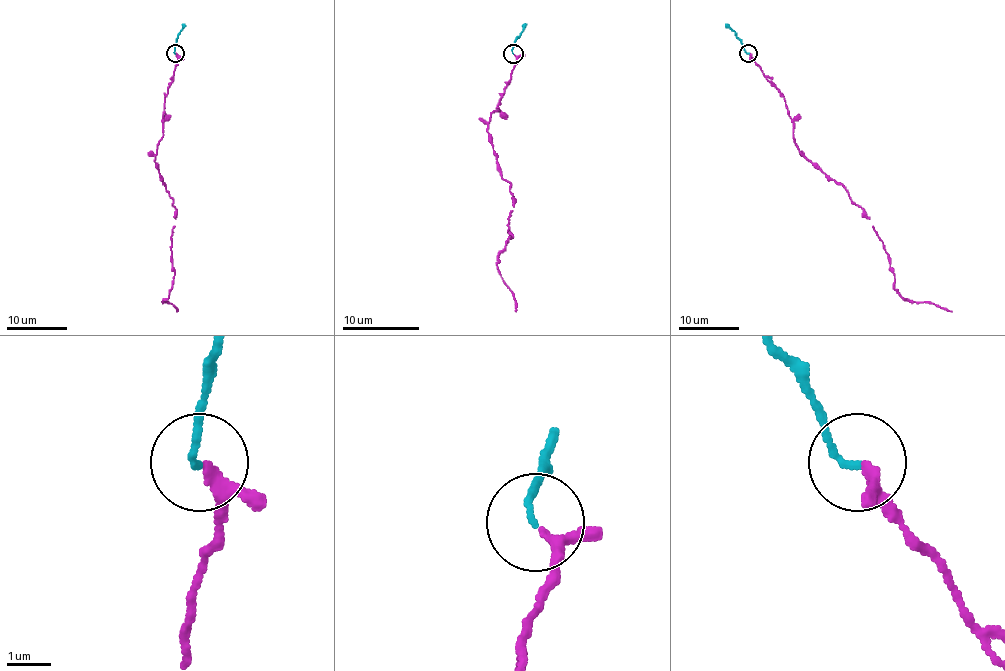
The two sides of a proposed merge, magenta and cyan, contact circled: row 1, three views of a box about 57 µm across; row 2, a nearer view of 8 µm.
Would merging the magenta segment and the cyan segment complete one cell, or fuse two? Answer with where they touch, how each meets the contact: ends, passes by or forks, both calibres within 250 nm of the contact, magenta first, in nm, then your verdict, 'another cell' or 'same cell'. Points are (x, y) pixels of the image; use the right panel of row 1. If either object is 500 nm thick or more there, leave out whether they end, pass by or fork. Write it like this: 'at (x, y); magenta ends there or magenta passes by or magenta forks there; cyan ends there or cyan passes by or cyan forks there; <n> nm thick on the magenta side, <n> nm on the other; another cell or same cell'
at (748, 53); magenta passes by; cyan ends there; 180 nm thick on the magenta side, 140 nm on the other; same cell

